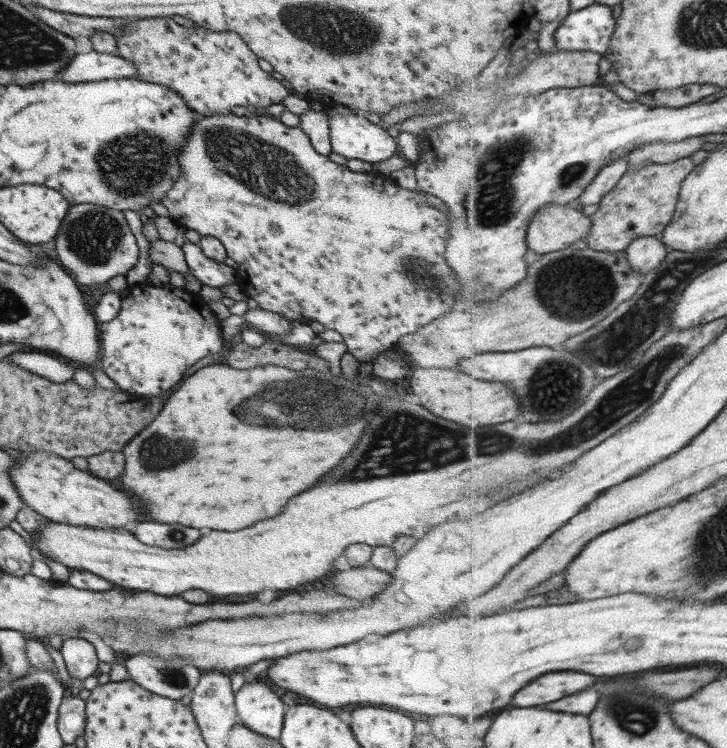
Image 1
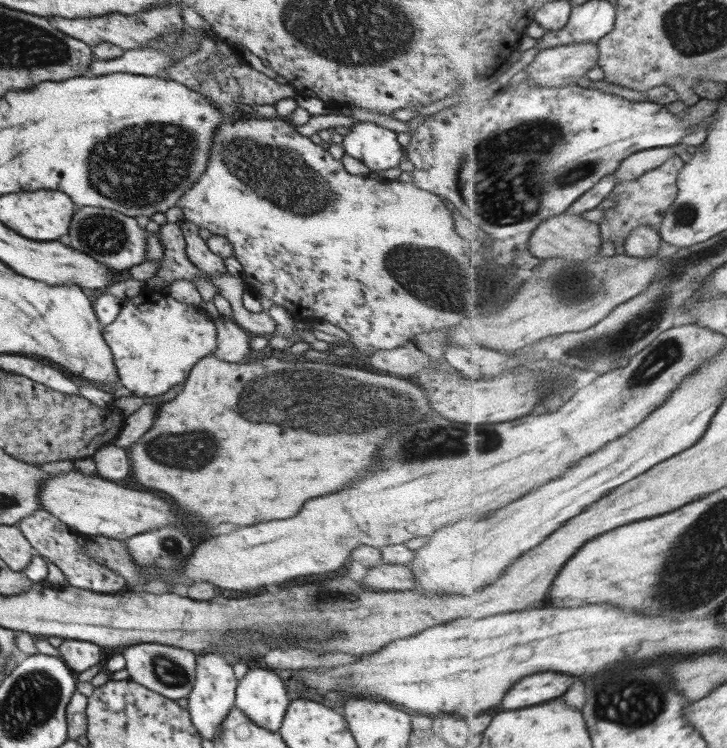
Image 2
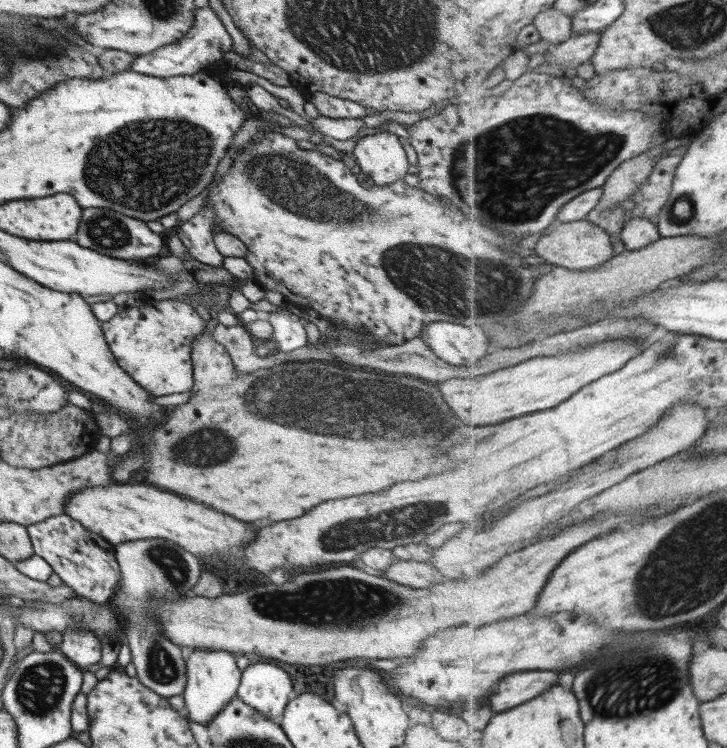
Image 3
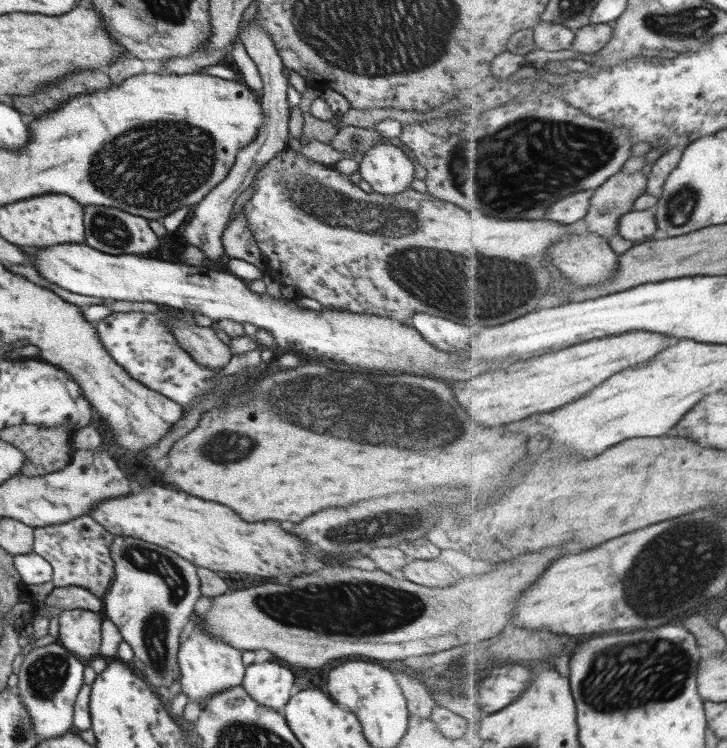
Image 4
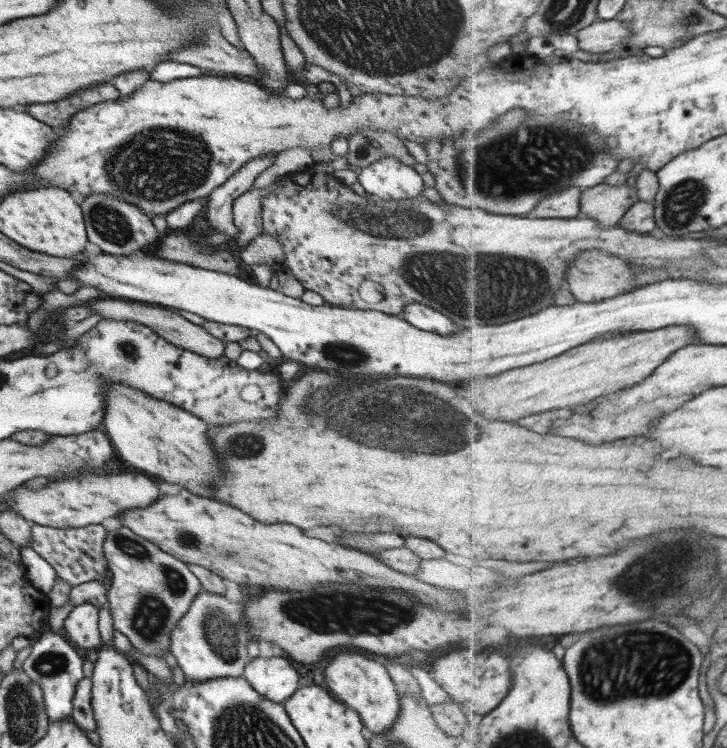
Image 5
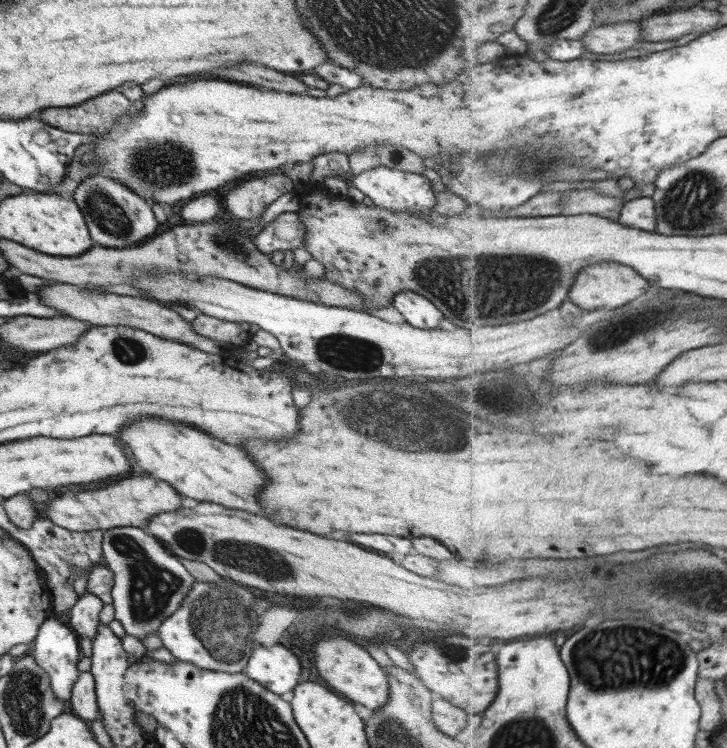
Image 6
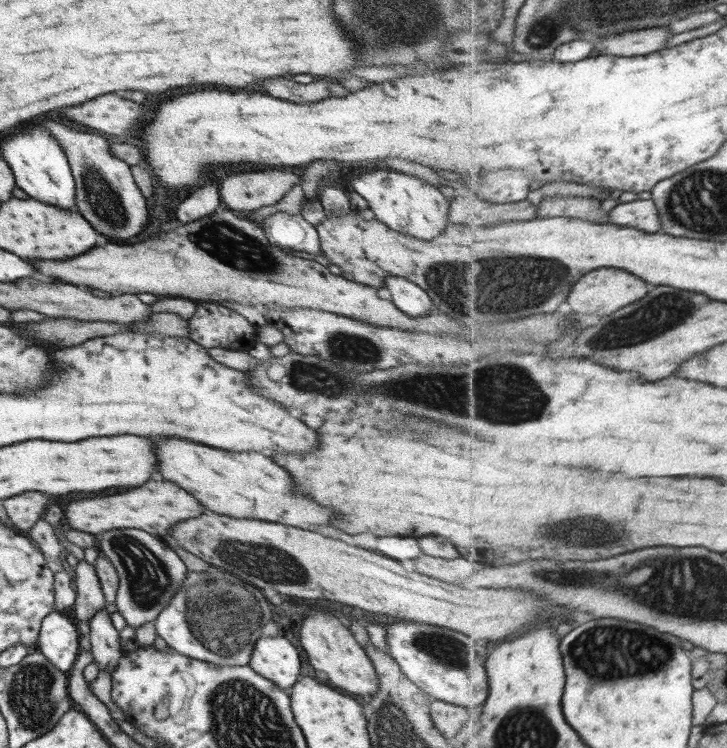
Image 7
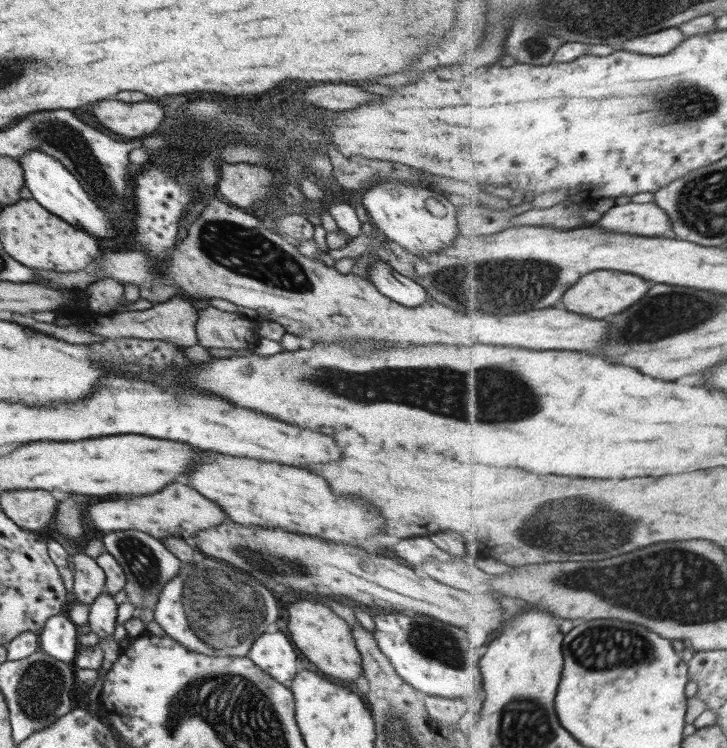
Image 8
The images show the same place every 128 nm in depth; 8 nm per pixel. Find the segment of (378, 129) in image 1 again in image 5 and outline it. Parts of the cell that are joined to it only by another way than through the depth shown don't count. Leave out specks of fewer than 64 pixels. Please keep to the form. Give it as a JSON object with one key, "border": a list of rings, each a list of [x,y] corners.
{"border":[[[395,156],[381,158],[362,168],[357,181],[366,193],[377,196],[384,203],[421,197],[424,191],[421,174]]]}

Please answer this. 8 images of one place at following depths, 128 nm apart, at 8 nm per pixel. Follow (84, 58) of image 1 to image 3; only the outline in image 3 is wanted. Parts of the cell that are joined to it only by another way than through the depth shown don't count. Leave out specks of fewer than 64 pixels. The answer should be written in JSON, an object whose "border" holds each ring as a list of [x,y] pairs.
{"border":[[[210,7],[196,8],[195,23],[190,32],[178,42],[156,49],[150,55],[134,56],[134,63],[128,70],[147,76],[169,78],[172,76],[191,76],[212,65],[233,52],[232,36],[226,31],[218,14]]]}

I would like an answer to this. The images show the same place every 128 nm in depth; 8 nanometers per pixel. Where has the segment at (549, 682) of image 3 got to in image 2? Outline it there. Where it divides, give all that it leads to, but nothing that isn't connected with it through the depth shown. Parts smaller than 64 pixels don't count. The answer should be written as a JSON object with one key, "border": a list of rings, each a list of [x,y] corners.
{"border":[[[544,672],[536,676],[528,676],[512,692],[508,692],[508,698],[504,700],[502,708],[506,710],[518,710],[534,704],[547,703],[564,696],[570,686],[578,680],[578,676],[568,676],[560,672]]]}

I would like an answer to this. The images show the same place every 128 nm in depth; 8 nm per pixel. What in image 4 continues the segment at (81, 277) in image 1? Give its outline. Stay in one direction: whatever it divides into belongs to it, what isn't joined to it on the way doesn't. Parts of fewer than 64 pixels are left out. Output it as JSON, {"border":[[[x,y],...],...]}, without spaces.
{"border":[[[90,205],[83,208],[88,246],[114,256],[142,255],[158,248],[160,237],[150,229],[148,219],[109,206]]]}

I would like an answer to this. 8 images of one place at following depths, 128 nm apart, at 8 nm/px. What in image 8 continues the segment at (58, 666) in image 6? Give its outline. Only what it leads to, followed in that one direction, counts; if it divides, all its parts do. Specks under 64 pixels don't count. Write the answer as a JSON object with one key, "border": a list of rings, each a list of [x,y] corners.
{"border":[[[62,614],[51,616],[38,632],[39,648],[60,662],[73,663],[79,644],[77,632],[76,625],[68,617]]]}

